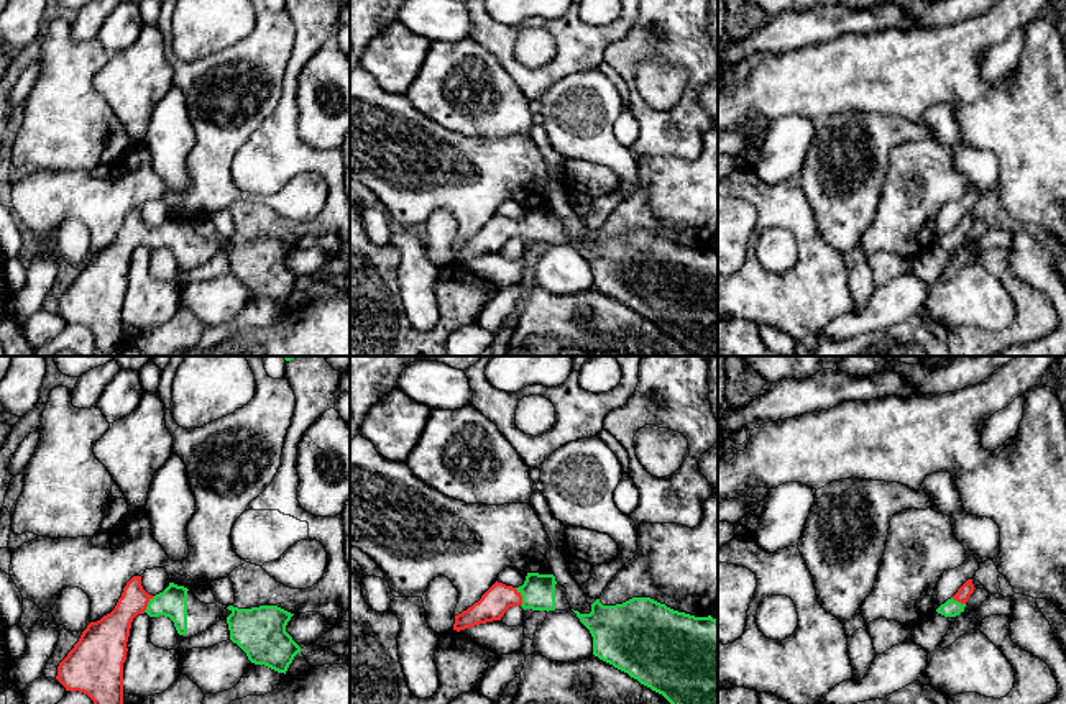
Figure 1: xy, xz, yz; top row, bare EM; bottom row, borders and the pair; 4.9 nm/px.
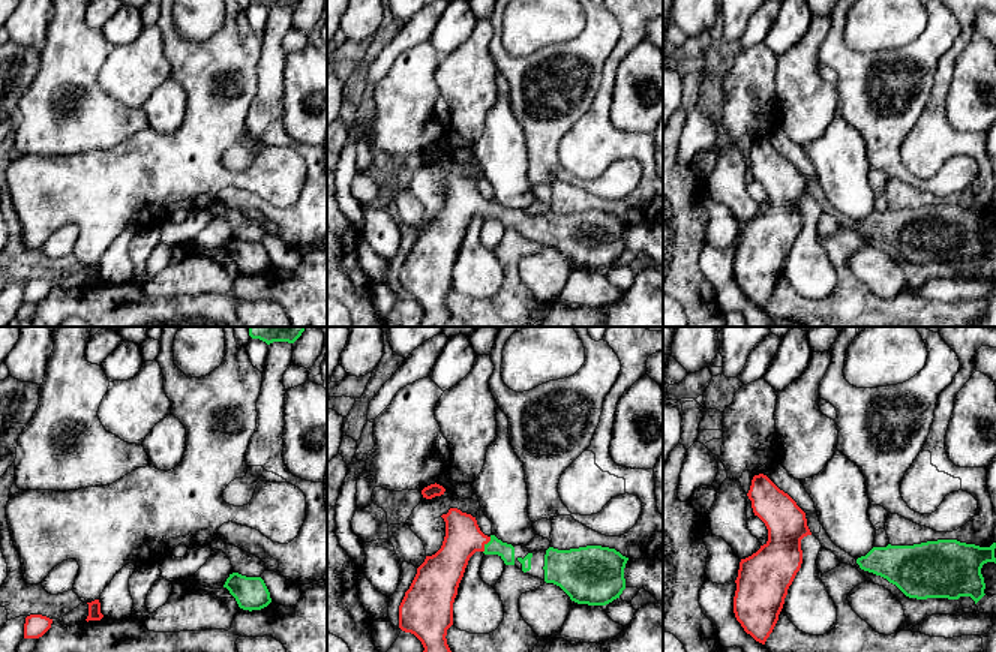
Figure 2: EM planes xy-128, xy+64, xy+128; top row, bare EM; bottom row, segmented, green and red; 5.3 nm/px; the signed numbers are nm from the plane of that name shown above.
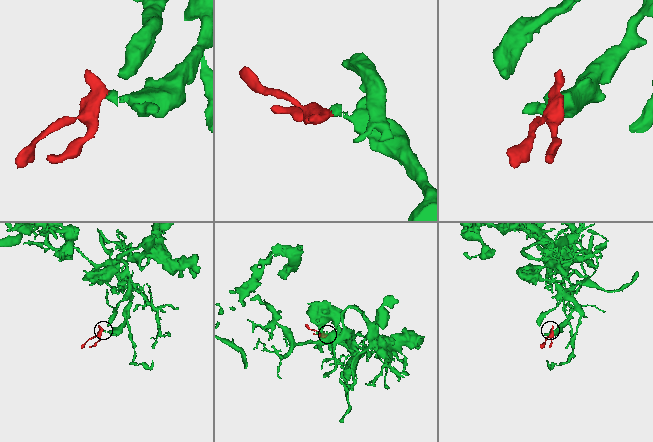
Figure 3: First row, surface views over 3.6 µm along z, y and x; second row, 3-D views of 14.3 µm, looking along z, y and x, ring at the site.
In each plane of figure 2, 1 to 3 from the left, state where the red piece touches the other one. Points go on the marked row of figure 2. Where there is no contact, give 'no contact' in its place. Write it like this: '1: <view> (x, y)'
1: no contact
2: xy+64 (486, 544)
3: no contact

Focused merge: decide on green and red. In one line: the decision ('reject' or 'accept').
accept

